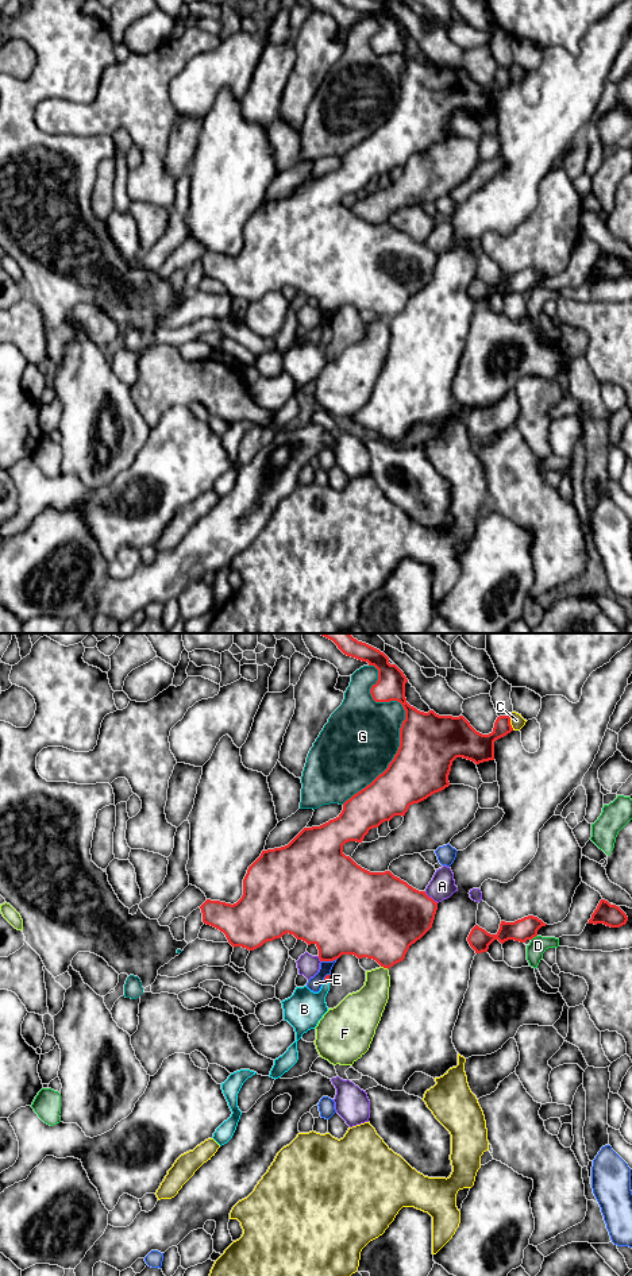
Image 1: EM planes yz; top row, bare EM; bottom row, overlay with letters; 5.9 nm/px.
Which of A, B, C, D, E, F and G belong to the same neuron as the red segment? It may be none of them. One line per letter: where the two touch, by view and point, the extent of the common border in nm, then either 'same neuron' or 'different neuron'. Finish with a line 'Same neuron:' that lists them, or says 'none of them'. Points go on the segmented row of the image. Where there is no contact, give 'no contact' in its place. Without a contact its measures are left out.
A: contact yz (431, 898); length 110 nm; different neuron
B: contact yz (326, 979); length 40 nm; same neuron
C: contact yz (509, 723); length 100 nm; different neuron
D: contact yz (534, 936); length 50 nm; different neuron
E: contact yz (328, 960); length 100 nm; different neuron
F: contact yz (385, 967); length 50 nm; different neuron
G: contact yz (400, 728); length 850 nm; different neuron
Same neuron: B

